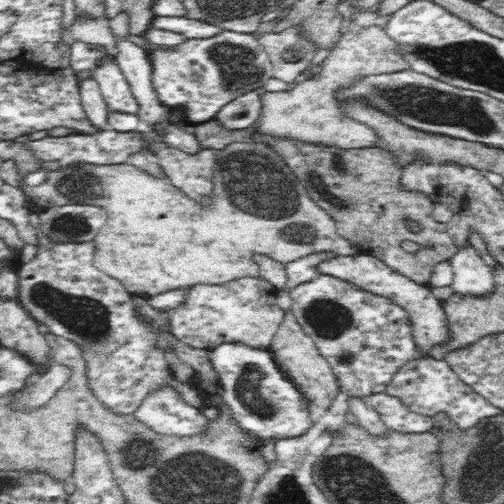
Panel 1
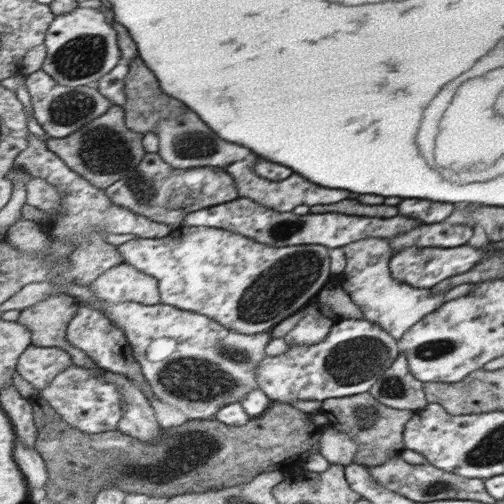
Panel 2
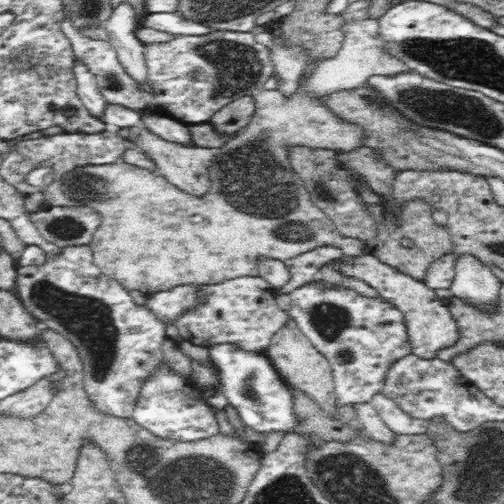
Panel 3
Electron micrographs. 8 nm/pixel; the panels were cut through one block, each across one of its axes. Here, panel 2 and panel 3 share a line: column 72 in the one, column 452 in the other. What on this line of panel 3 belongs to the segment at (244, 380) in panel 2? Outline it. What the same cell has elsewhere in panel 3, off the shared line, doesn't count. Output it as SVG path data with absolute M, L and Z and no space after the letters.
M472 254L458 256L454 268L456 278L450 286L450 292L480 312L490 316L498 314L502 282L490 272L490 268Z

